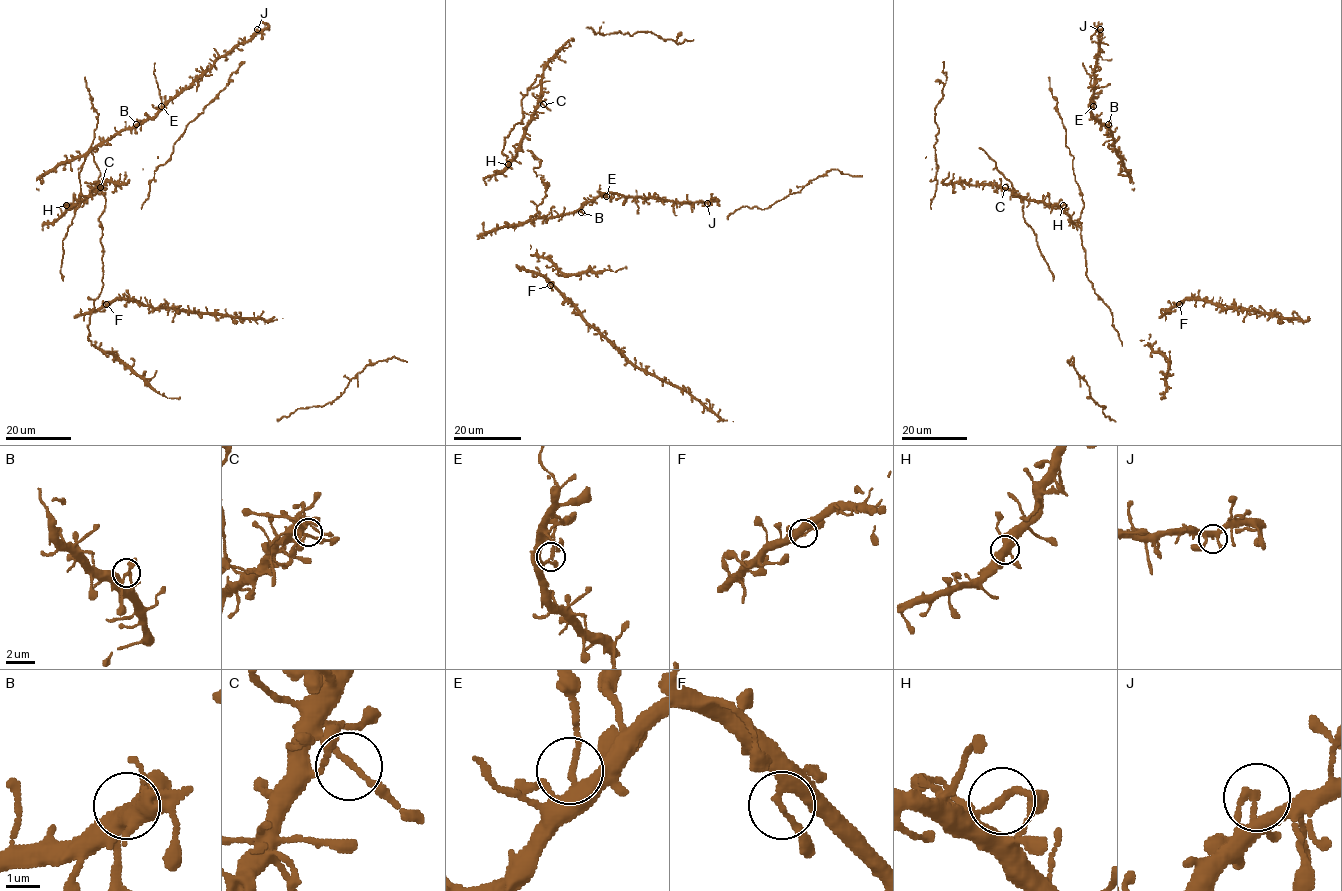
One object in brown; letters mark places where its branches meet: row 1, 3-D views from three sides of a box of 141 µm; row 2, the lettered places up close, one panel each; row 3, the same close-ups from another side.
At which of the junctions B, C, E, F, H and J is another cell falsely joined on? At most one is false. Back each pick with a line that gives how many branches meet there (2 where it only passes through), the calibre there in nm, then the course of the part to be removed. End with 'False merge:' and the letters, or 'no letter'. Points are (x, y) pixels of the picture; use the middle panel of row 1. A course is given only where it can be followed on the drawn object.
E: 2 | 200 nm
False merge: E

